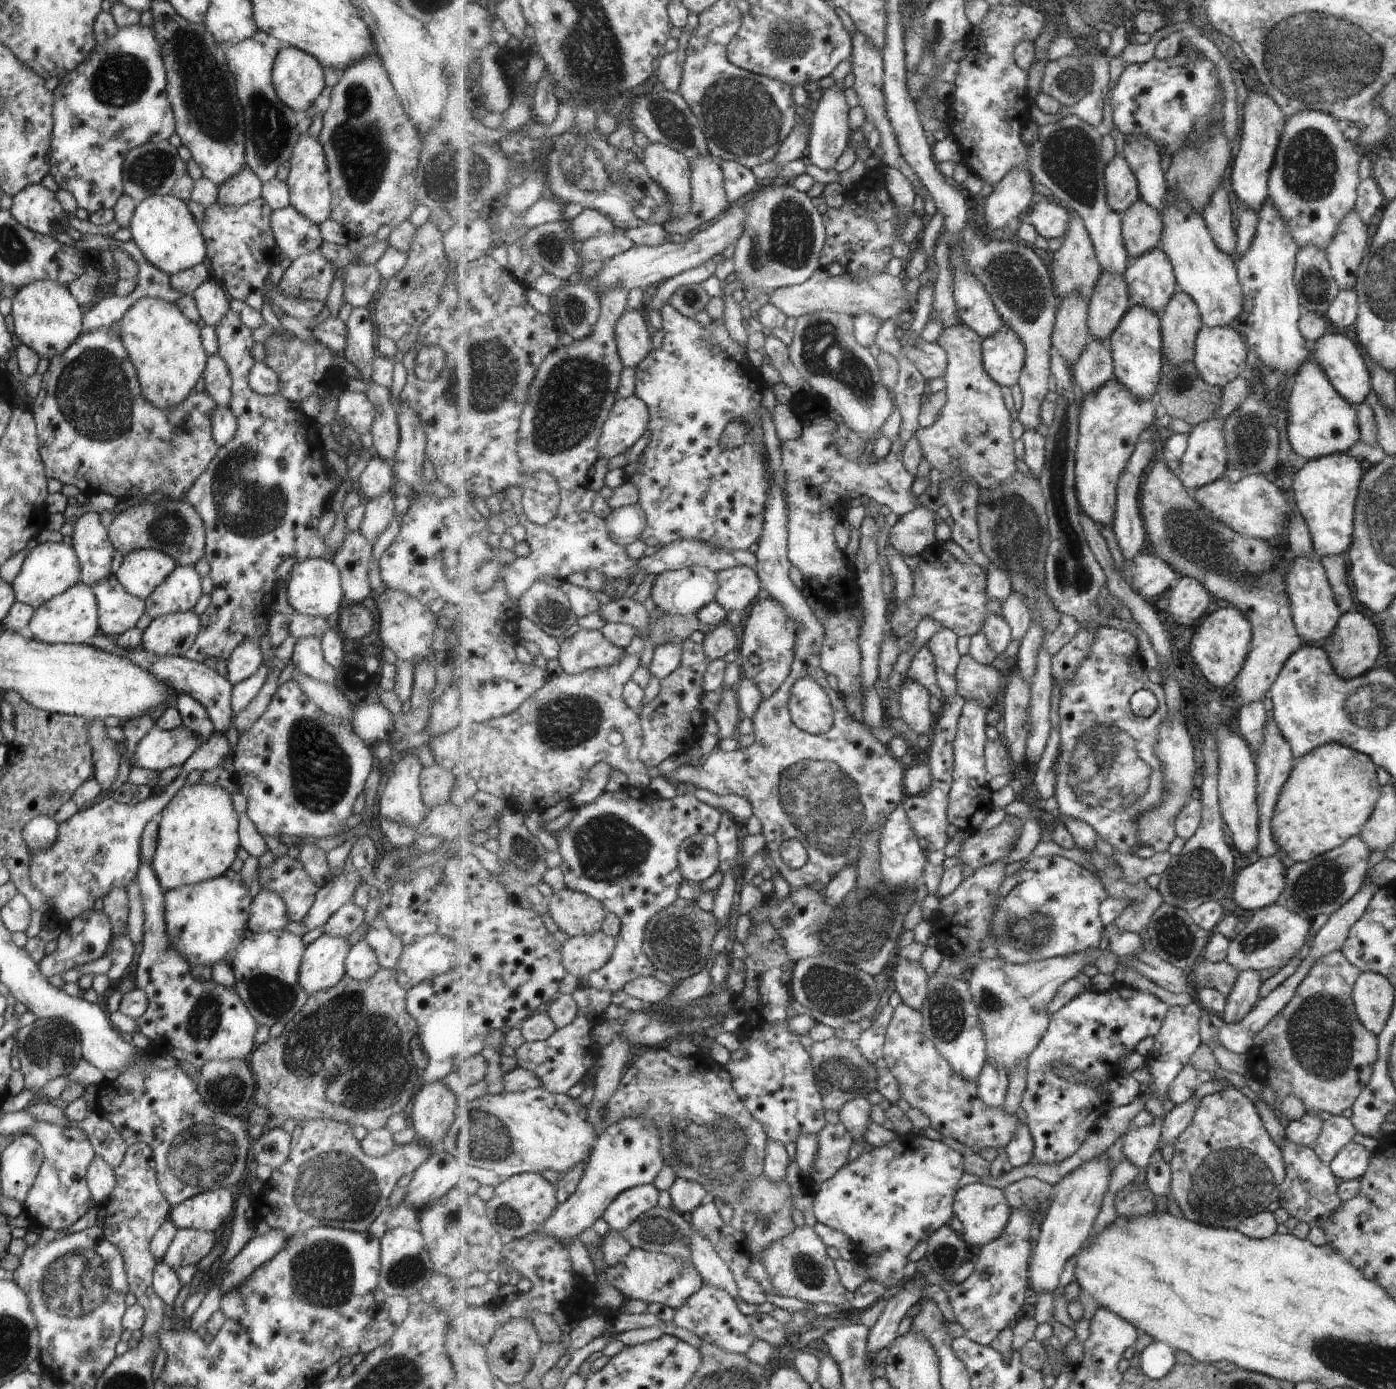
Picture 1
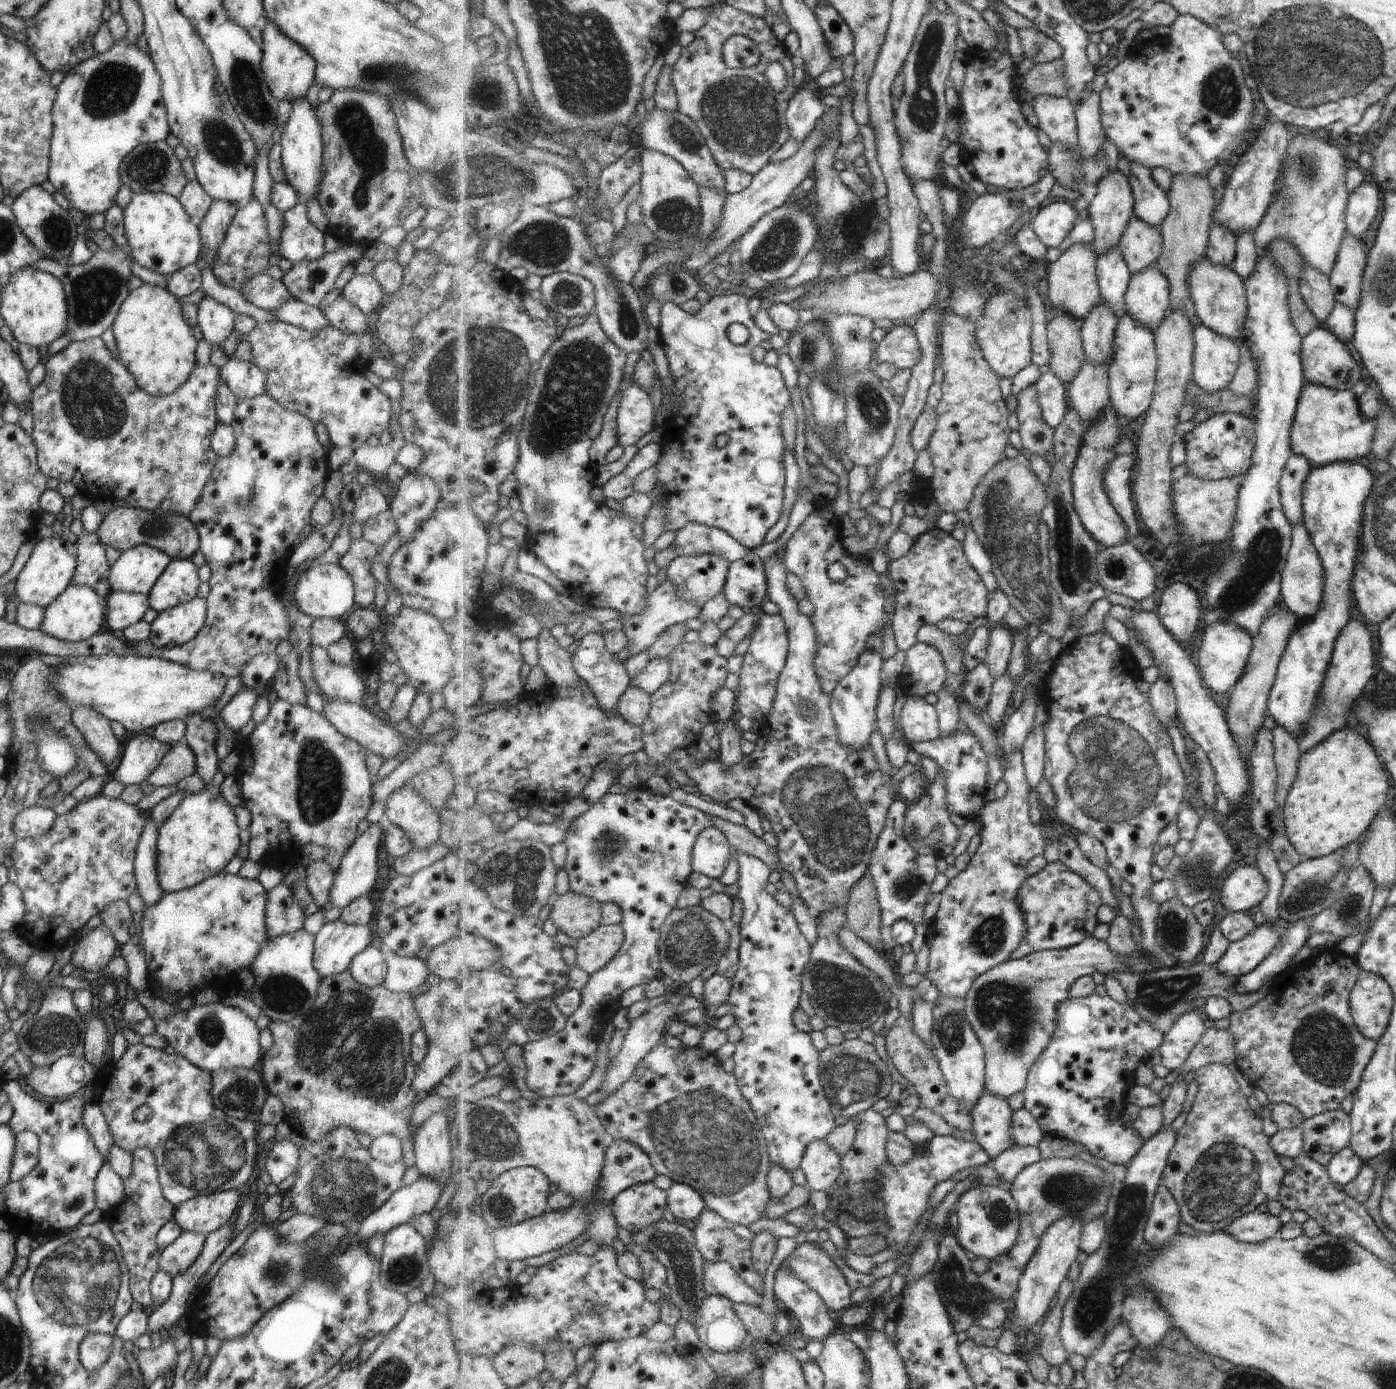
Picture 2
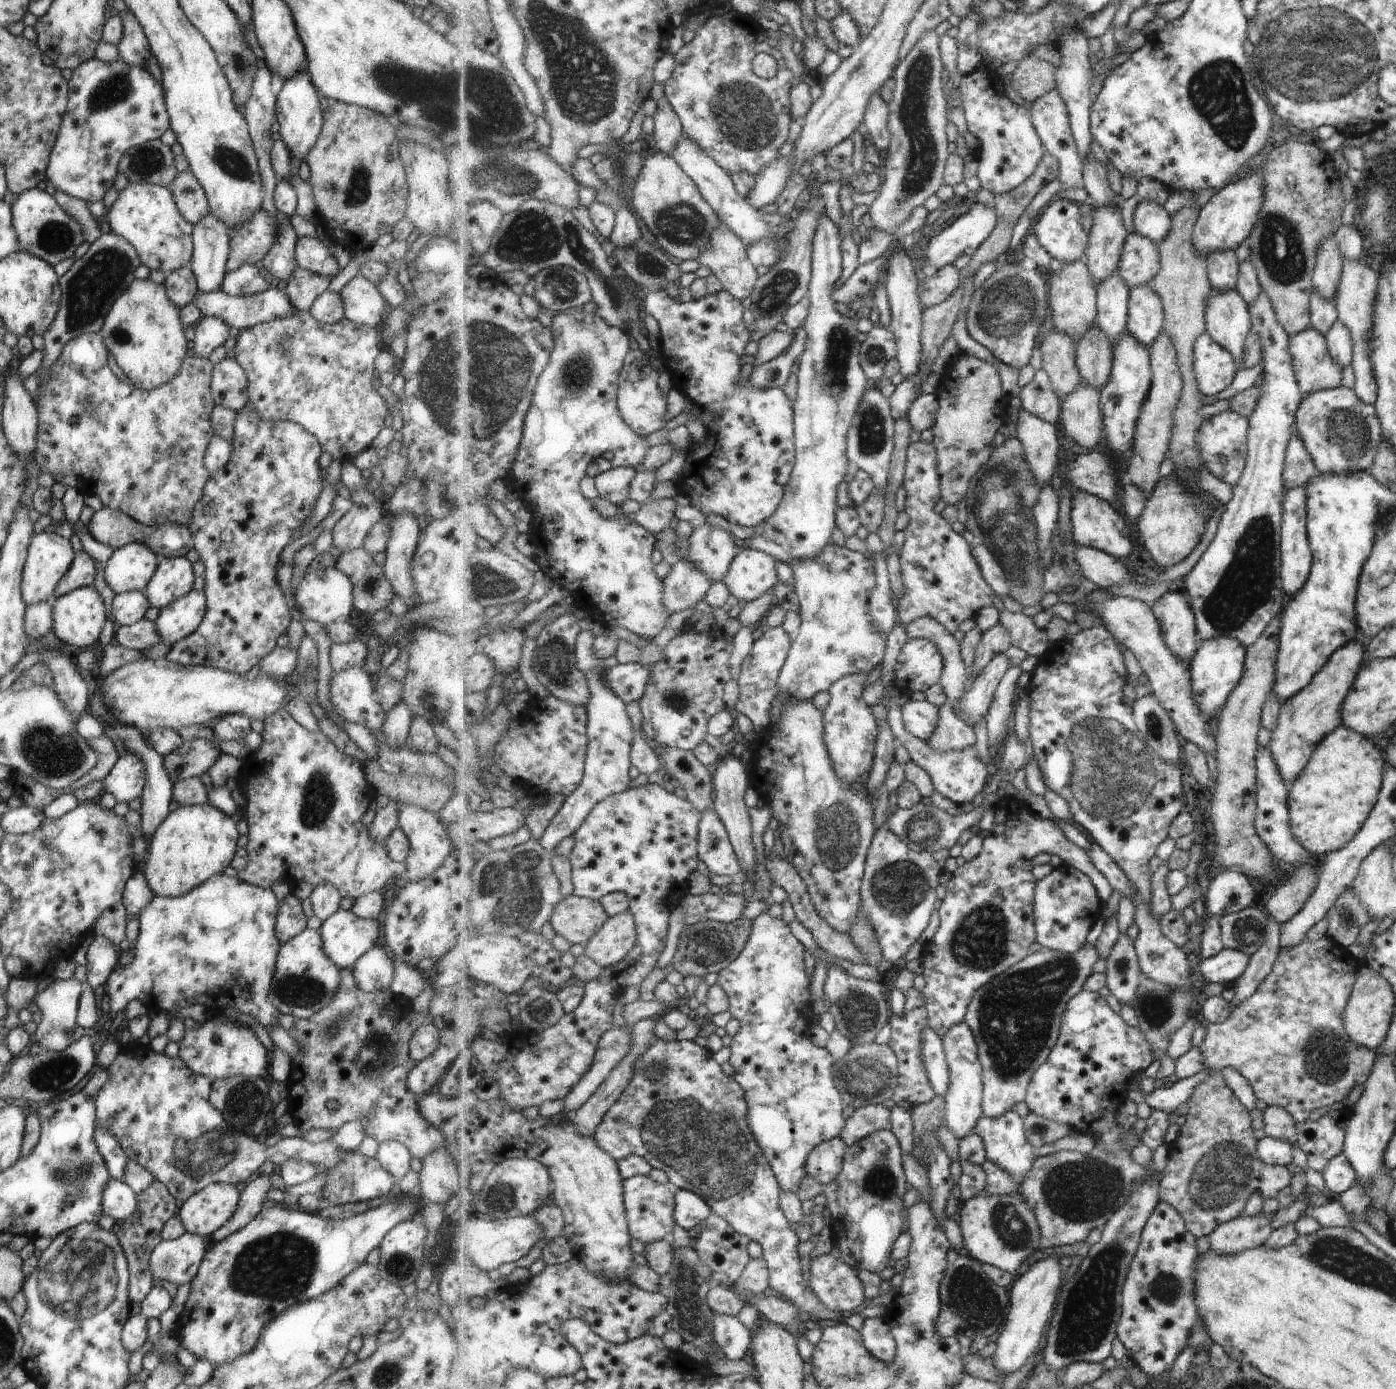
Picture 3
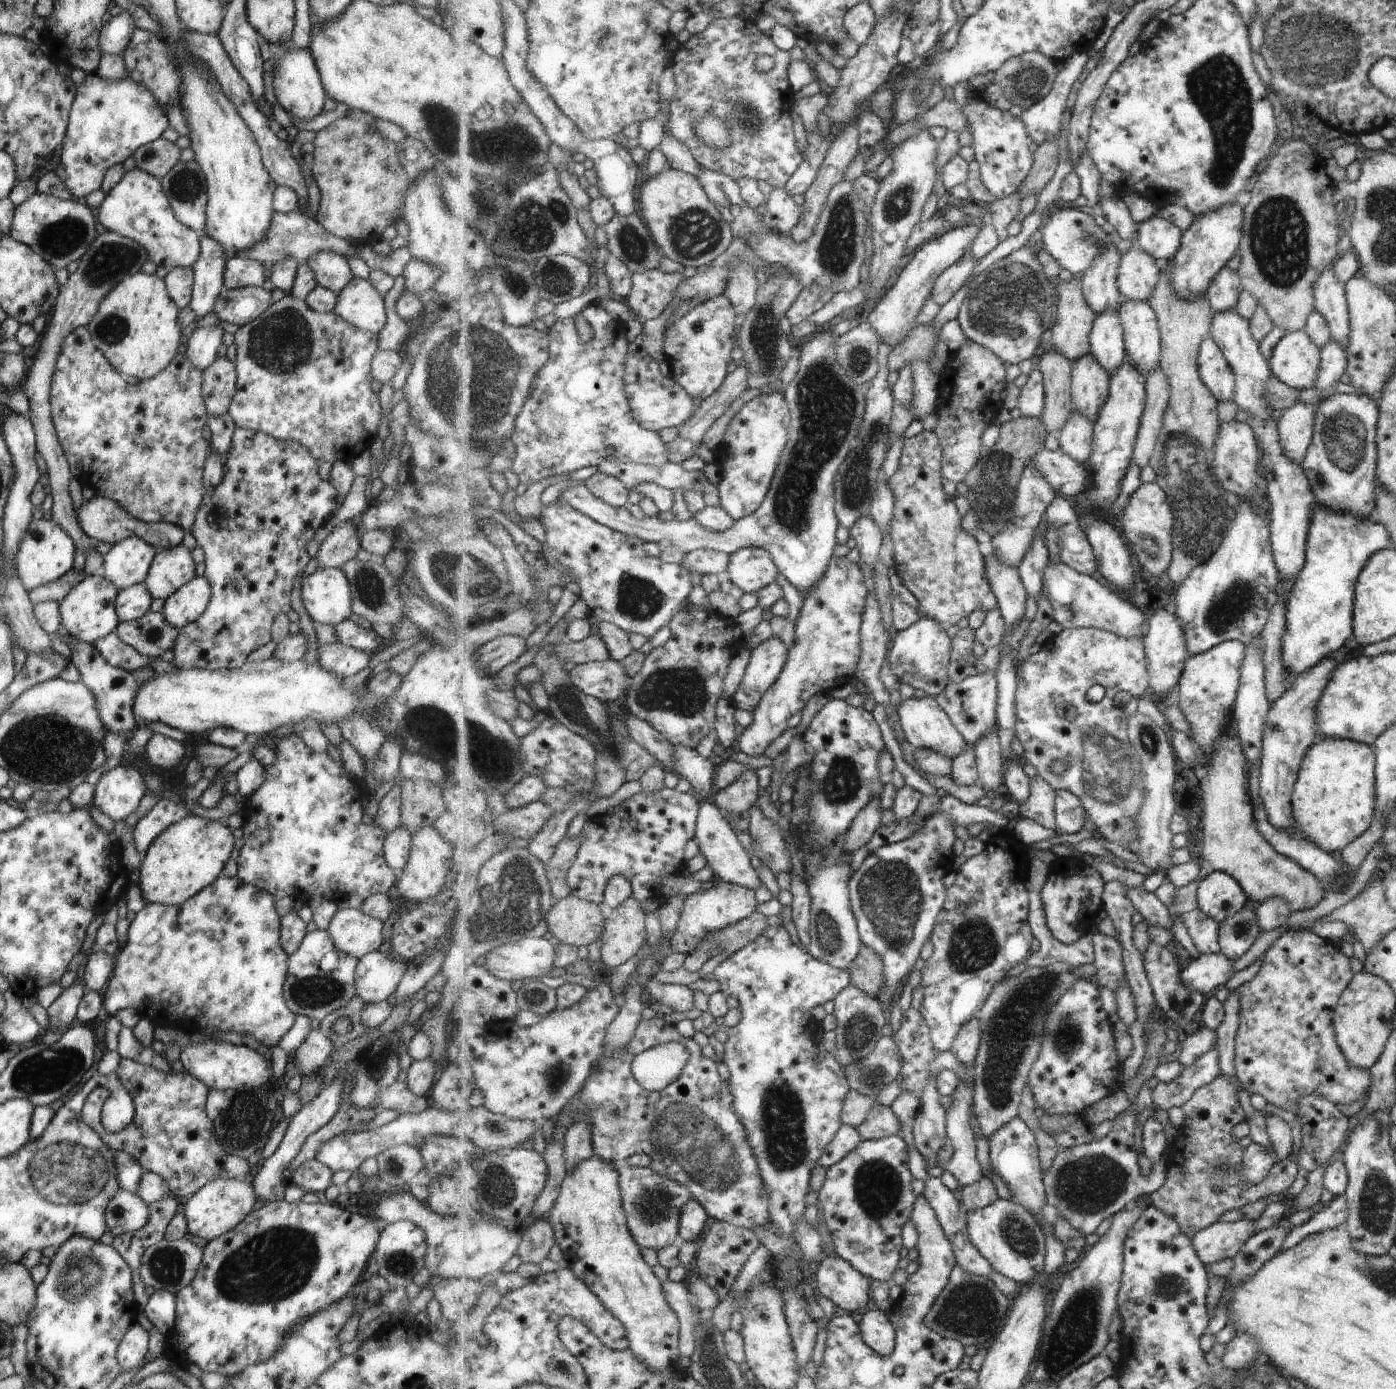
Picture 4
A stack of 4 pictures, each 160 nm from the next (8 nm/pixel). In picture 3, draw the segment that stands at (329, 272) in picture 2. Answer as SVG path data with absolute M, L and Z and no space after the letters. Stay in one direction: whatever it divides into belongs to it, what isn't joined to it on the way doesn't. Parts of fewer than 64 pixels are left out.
M295 267L286 278L285 296L297 311L308 311L313 301L326 290L330 278Z

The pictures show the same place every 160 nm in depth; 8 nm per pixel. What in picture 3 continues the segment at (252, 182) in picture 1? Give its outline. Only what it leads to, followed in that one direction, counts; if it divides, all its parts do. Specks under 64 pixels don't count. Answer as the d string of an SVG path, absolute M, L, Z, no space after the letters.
M211 213L192 224L192 255L188 262L198 293L219 288L228 255L229 228Z

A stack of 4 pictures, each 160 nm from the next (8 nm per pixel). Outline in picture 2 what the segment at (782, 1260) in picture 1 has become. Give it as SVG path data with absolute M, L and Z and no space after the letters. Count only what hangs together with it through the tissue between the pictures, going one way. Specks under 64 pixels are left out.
M817 1242L797 1244L782 1264L818 1292L830 1310L843 1310L854 1305L853 1290L844 1273Z

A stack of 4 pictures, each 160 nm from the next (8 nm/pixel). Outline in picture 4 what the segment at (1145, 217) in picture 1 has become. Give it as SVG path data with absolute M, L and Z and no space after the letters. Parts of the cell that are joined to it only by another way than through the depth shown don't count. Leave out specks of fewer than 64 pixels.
M1137 244L1122 255L1118 284L1126 300L1148 301L1151 298L1160 279L1159 261Z

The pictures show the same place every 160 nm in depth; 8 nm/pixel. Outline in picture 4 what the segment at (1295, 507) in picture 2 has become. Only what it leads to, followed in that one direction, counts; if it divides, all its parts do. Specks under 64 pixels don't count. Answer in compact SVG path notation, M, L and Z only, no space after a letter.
M1297 402L1284 409L1276 420L1280 447L1284 455L1295 464L1301 464L1311 442L1314 412L1315 405Z

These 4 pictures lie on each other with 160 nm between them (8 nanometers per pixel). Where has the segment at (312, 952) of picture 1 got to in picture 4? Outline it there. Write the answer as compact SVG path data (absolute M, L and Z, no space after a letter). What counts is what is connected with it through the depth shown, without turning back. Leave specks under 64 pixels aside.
M340 906L331 917L327 932L338 951L358 959L383 942L381 926L383 923L379 919L359 909Z

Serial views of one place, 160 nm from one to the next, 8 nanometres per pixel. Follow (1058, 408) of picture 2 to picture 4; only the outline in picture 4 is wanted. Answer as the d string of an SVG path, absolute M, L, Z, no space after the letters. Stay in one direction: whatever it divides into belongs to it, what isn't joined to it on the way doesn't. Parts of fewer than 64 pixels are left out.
M1036 366L1028 375L1028 381L1021 388L1019 397L1020 412L1024 416L1041 419L1046 405L1046 390L1044 387L1044 376Z

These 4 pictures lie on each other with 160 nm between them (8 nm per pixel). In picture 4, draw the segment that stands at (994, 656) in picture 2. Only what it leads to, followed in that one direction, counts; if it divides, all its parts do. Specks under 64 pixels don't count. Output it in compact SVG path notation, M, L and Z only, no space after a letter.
M993 669L969 677L962 683L951 682L940 695L936 696L936 701L968 744L976 745L991 729L997 727L998 672Z

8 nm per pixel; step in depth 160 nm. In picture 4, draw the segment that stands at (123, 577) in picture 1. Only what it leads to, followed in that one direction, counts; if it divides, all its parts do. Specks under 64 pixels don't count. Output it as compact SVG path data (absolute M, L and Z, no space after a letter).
M127 537L111 545L103 555L101 576L117 590L142 583L147 576L155 550L137 537Z

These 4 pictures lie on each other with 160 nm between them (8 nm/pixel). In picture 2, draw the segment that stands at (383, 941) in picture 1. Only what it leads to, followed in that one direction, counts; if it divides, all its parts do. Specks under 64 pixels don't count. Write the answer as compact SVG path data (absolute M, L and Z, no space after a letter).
M384 951L386 973L381 984L393 992L415 994L432 980L425 962Z

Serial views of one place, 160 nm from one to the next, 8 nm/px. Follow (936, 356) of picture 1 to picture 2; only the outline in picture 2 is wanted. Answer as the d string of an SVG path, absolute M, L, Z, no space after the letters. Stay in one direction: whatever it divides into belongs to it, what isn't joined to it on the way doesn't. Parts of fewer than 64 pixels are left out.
M911 322L898 323L876 345L878 363L894 364L897 369L912 369L921 362L922 350Z

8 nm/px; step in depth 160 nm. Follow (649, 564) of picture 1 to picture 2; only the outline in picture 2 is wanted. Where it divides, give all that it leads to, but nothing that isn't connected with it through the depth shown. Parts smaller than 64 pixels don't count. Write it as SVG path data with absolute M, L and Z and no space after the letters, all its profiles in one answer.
M689 523L682 528L671 545L676 551L676 556L671 562L679 557L717 555L734 563L750 552L748 547L735 540L724 530L699 523Z

